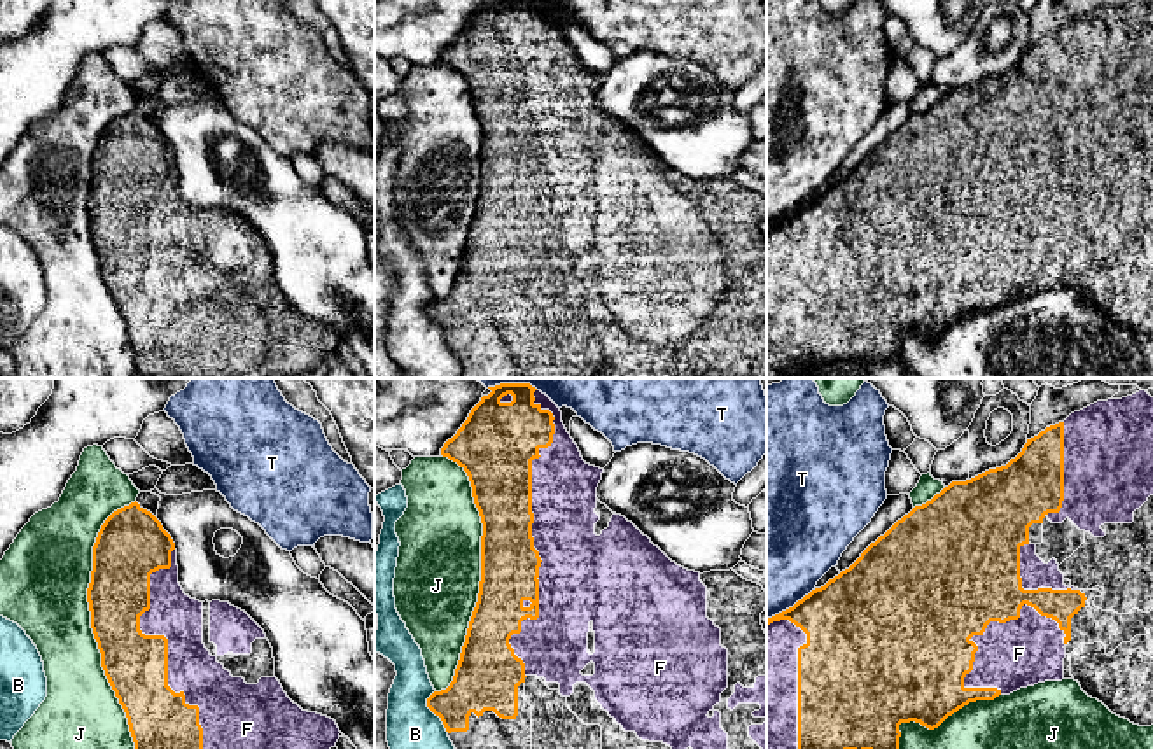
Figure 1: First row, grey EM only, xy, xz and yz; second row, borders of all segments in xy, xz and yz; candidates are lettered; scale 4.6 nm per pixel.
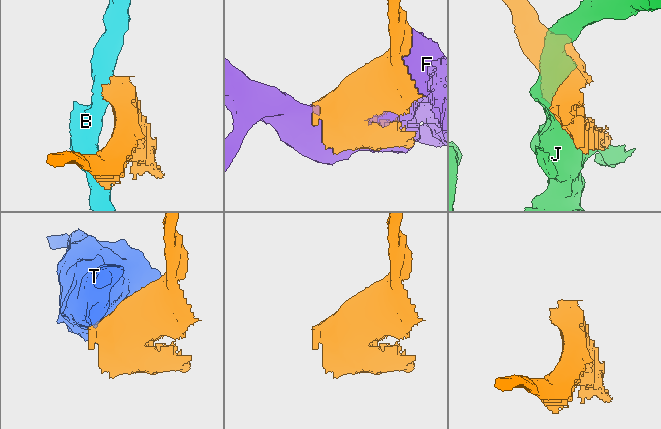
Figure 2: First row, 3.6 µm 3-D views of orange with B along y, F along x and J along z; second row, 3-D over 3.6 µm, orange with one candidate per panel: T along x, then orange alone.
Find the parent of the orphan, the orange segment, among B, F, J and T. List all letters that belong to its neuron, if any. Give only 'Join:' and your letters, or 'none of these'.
Join: F

